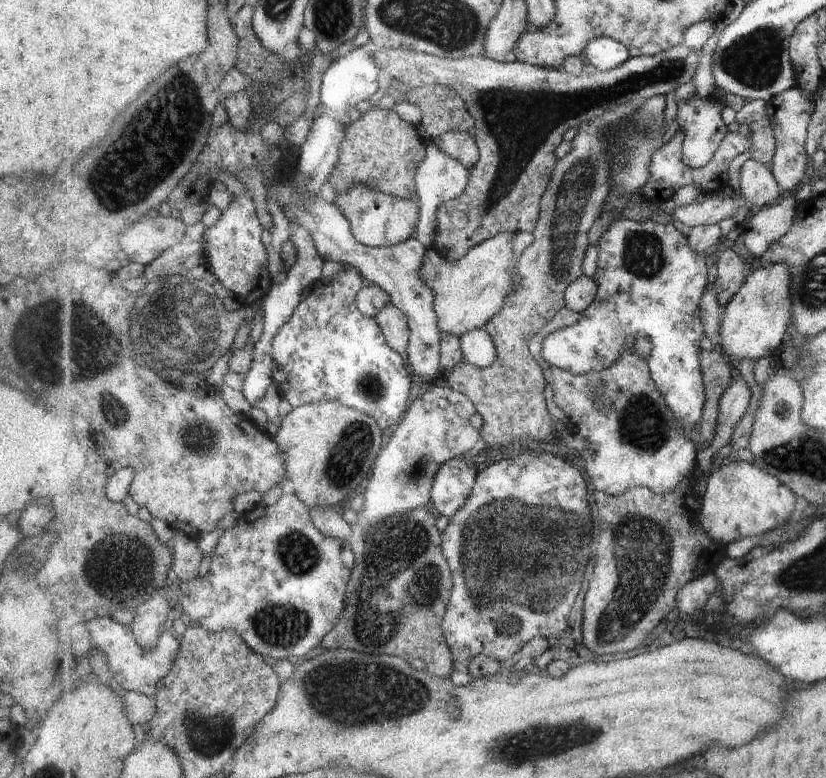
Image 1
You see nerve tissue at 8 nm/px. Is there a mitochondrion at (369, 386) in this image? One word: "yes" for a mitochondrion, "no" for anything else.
yes

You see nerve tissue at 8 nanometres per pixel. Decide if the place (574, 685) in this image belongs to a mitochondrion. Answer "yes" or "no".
no

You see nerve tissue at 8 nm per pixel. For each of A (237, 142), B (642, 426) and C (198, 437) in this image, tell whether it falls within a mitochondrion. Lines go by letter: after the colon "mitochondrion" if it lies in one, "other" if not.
A: other
B: mitochondrion
C: mitochondrion

